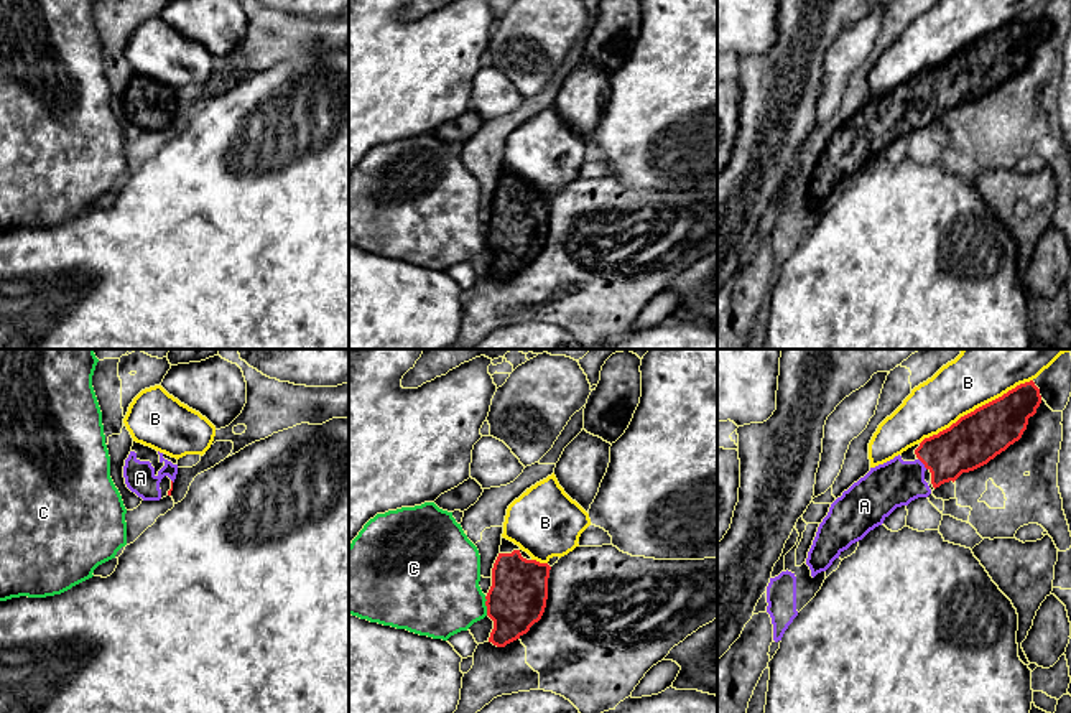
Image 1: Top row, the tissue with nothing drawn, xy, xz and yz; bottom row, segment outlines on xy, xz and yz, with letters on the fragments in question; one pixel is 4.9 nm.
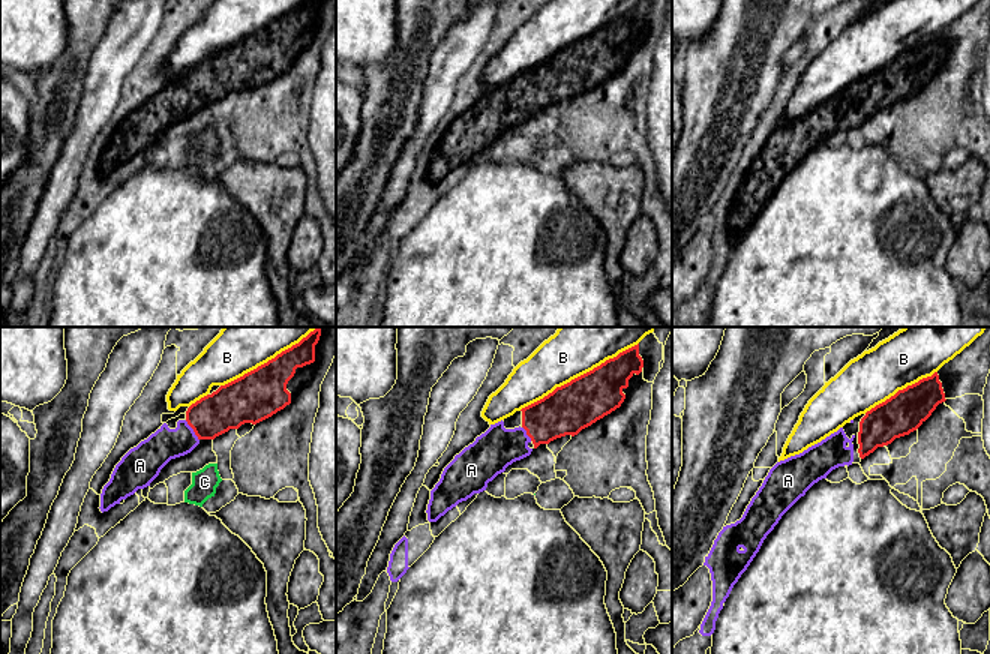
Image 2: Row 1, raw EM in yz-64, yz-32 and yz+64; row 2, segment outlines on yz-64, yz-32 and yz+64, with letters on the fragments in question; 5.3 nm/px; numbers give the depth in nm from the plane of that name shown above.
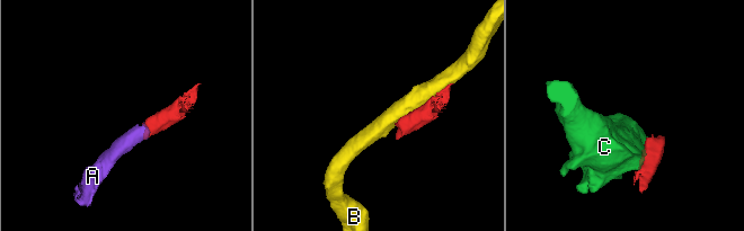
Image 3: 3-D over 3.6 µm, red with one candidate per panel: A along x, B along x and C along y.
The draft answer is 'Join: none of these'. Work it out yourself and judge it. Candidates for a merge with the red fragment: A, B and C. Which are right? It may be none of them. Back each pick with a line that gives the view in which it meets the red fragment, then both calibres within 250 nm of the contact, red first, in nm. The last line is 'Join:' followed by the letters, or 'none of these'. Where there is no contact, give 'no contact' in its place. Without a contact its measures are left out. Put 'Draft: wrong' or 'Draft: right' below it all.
A: yz | 260/220 nm
Join: A
Draft: wrong

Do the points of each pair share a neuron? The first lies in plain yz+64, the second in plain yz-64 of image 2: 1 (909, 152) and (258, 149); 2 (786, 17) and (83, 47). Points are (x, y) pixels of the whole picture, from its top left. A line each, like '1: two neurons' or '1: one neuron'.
1: one neuron
2: one neuron

